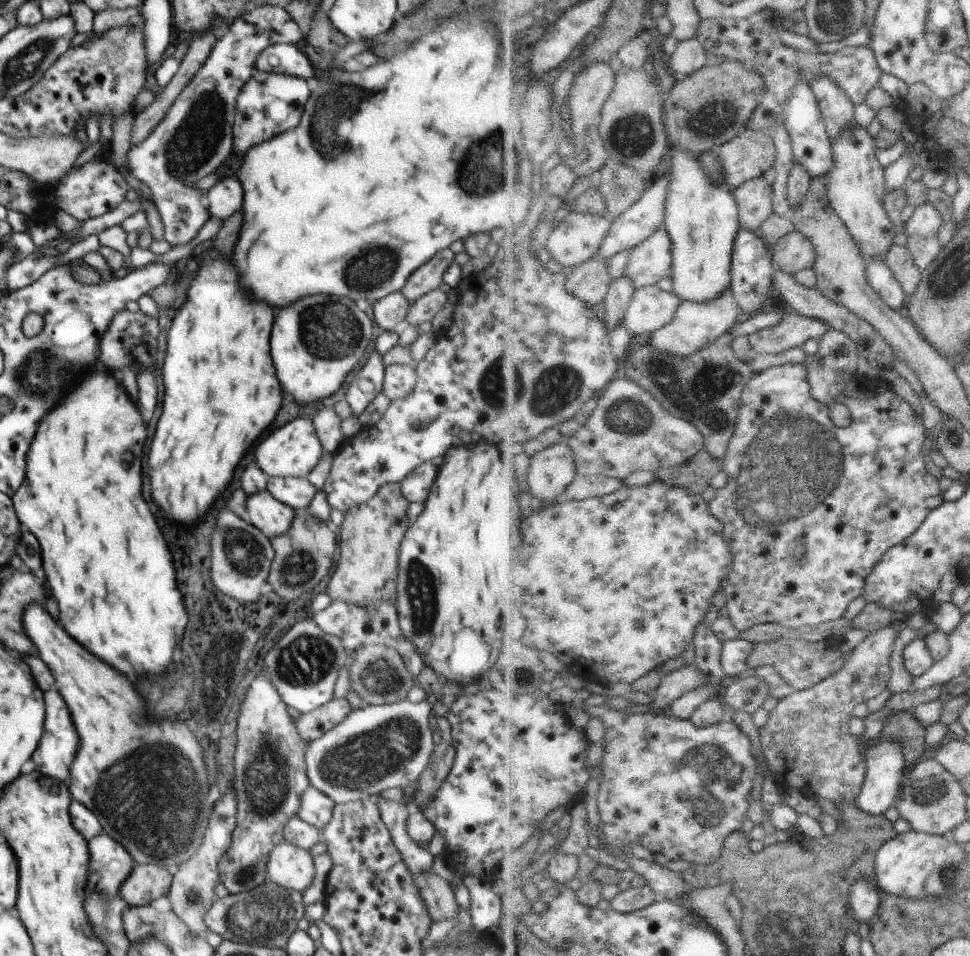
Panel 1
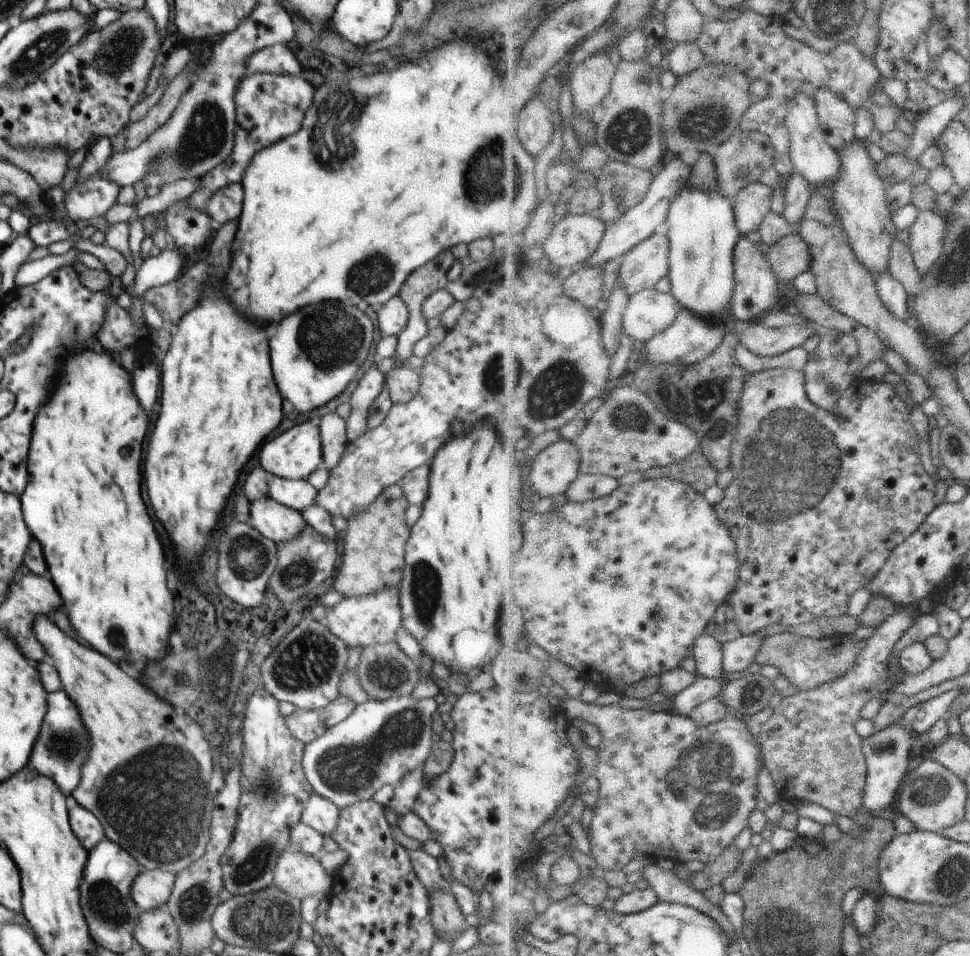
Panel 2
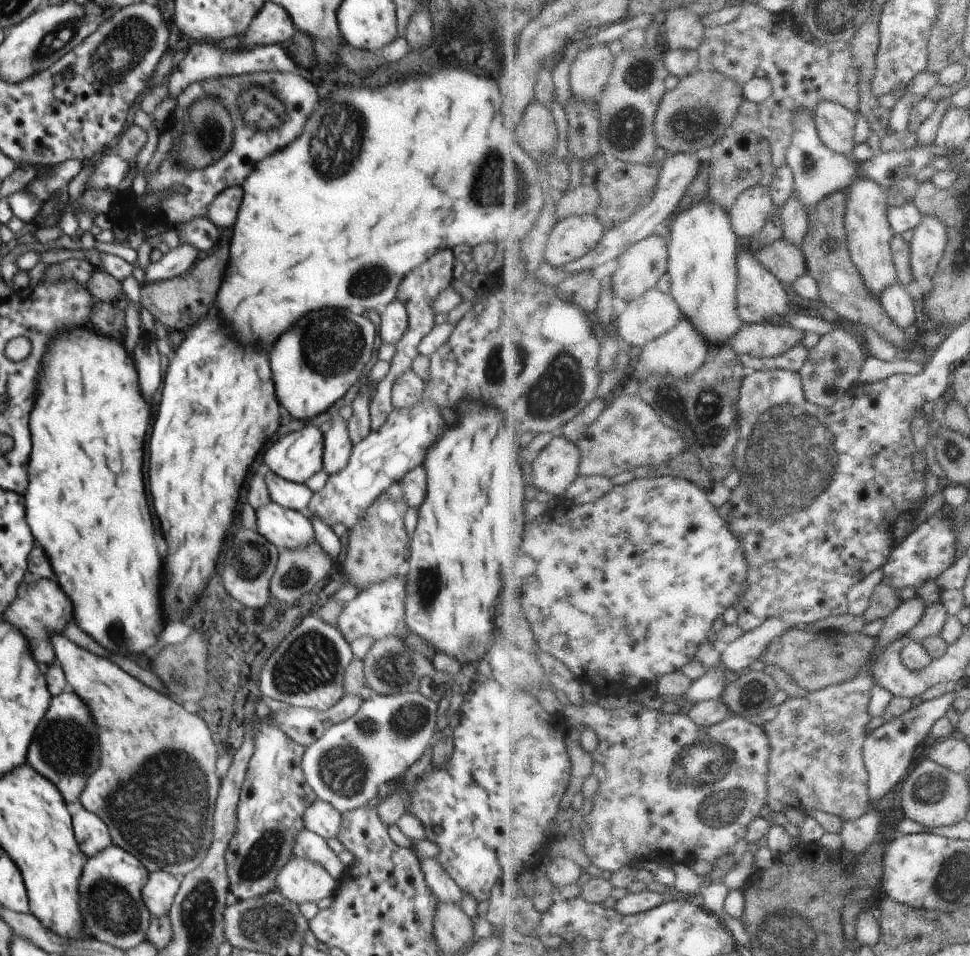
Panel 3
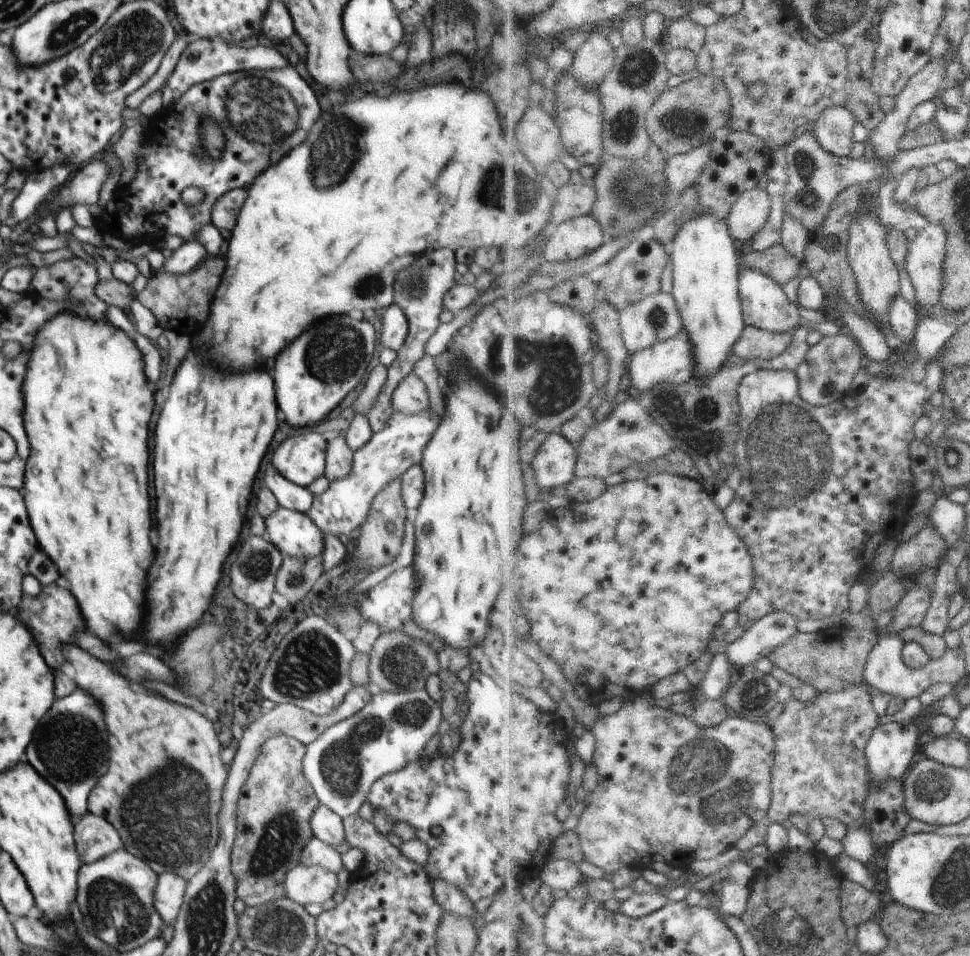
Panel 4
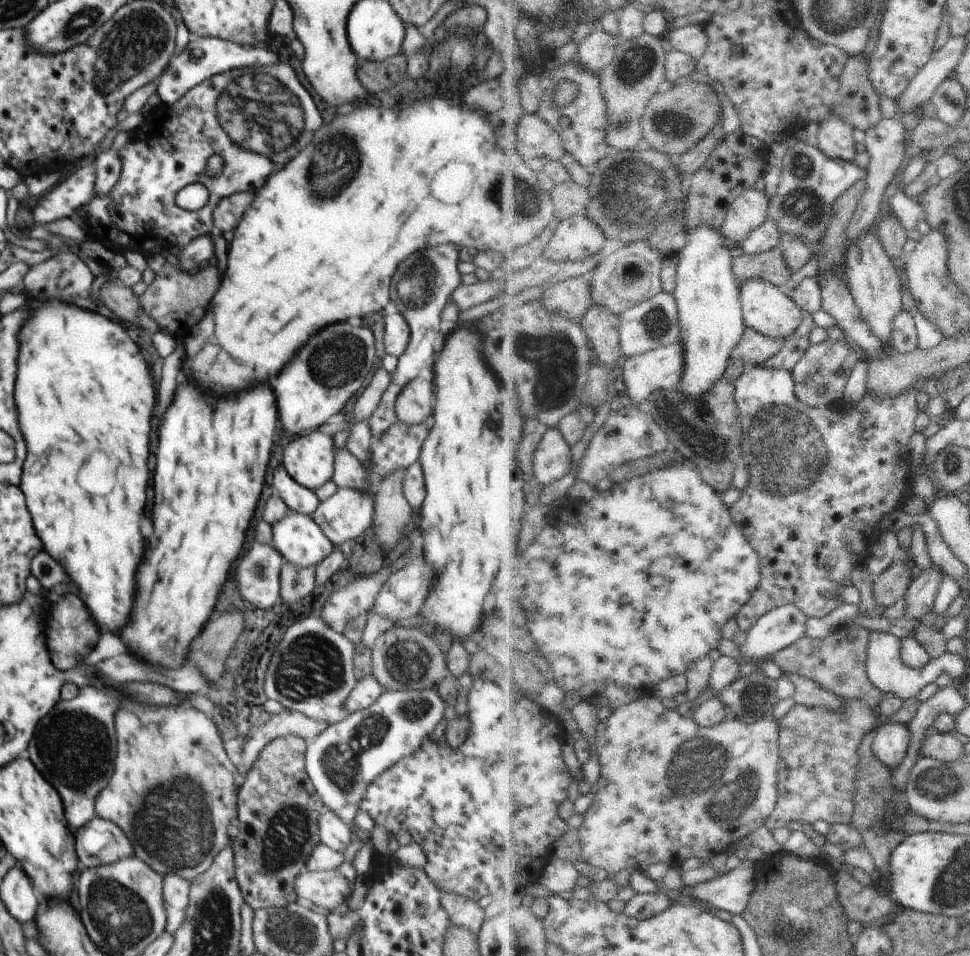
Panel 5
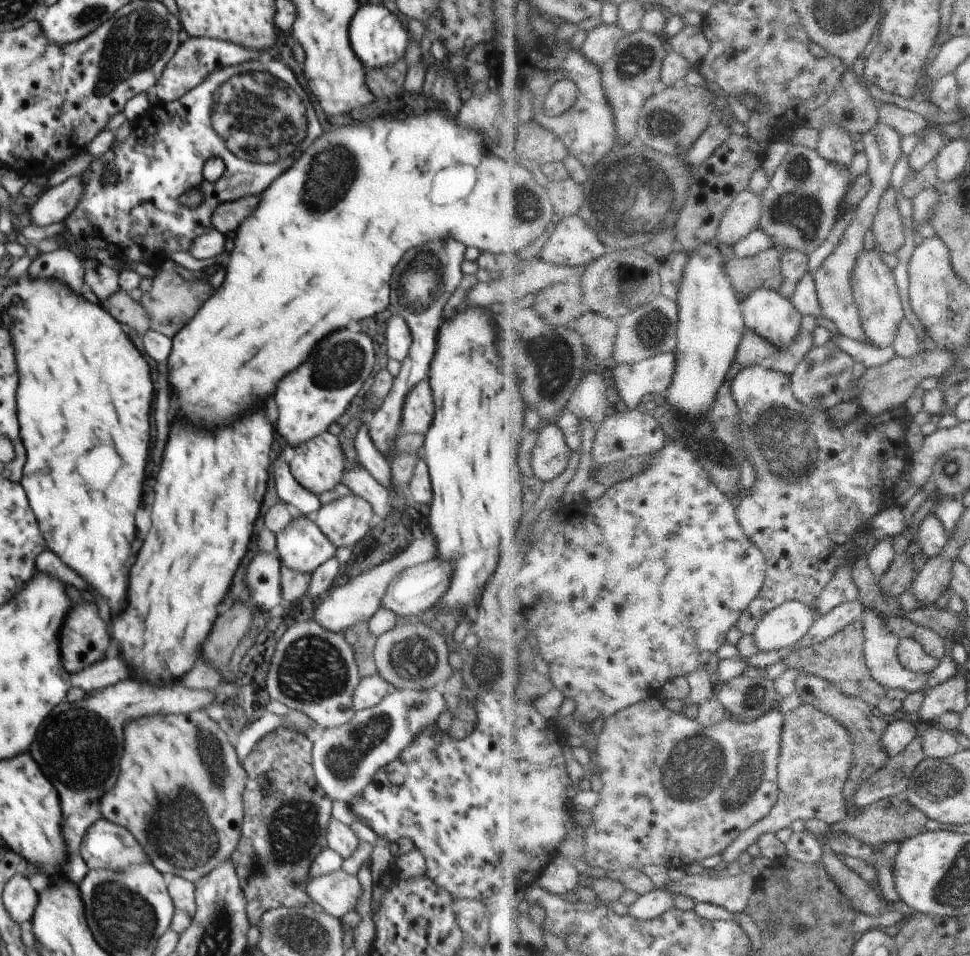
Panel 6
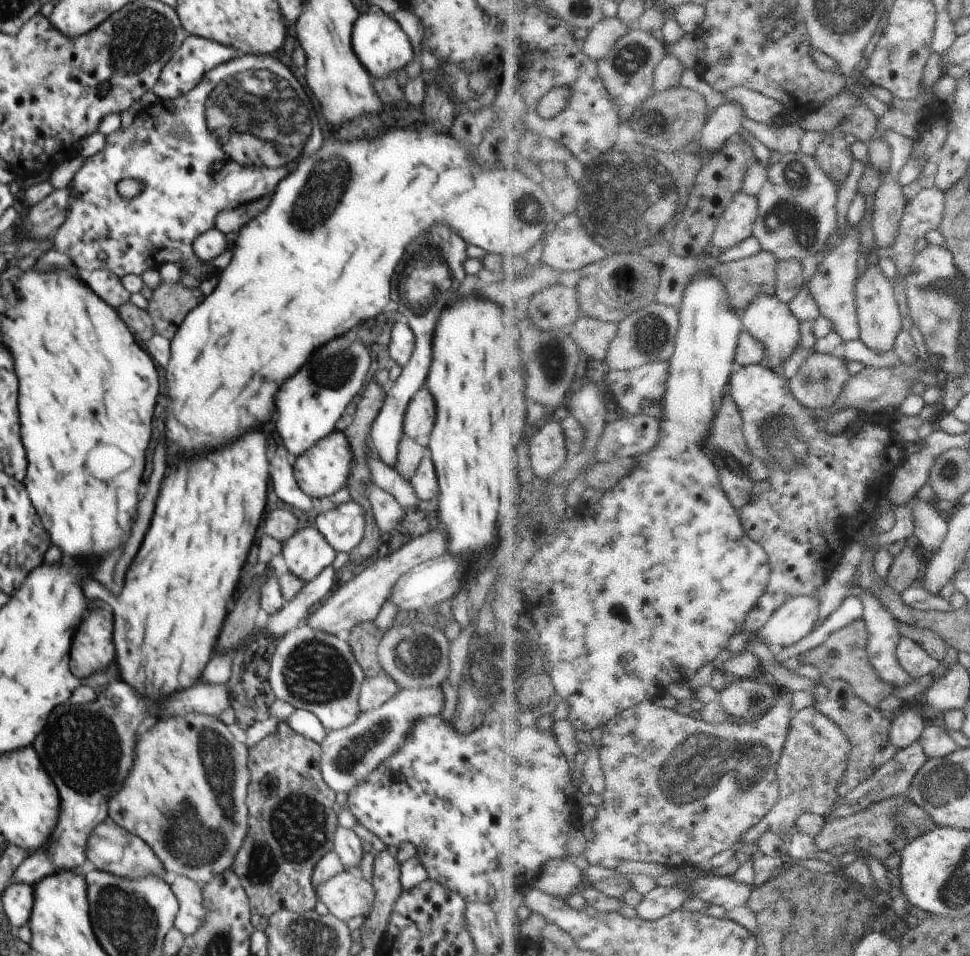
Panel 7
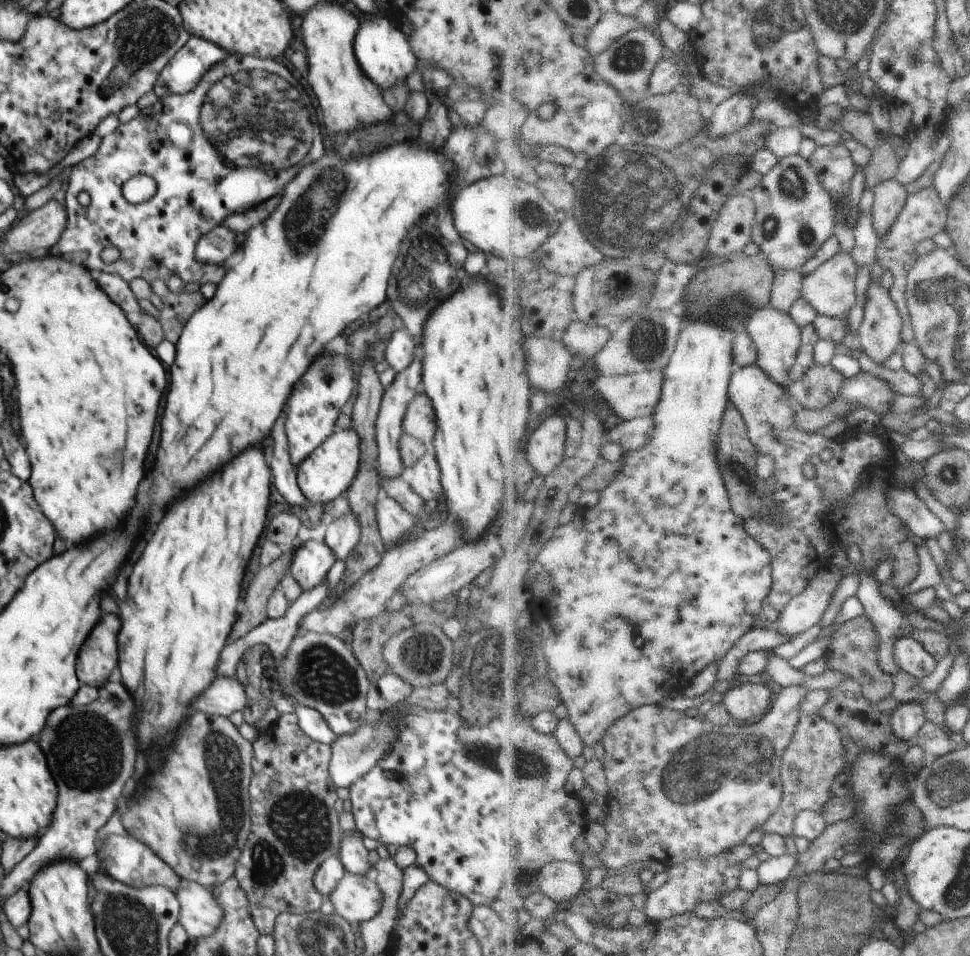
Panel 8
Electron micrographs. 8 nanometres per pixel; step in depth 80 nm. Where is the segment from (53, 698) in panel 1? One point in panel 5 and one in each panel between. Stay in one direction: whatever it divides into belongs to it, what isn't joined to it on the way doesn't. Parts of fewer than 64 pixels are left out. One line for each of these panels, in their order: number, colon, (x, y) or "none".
2: (62, 747)
3: (66, 754)
4: (69, 752)
5: (75, 746)

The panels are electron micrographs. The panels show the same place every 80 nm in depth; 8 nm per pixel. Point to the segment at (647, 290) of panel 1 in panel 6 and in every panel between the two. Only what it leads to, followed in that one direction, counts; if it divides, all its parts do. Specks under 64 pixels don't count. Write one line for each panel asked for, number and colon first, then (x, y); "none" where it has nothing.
2: (652, 312)
3: (656, 313)
4: (656, 319)
5: (655, 323)
6: (651, 330)

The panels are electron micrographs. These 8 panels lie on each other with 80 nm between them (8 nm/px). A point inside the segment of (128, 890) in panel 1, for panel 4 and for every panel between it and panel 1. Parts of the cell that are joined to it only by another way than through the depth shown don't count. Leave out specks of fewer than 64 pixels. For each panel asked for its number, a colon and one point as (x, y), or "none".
2: (151, 888)
3: (159, 892)
4: (170, 889)

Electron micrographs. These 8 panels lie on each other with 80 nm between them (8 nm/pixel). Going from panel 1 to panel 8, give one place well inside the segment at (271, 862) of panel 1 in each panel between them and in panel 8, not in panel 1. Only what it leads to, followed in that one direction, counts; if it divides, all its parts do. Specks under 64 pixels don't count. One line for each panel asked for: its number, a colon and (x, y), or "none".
2: (301, 875)
3: (301, 880)
4: (304, 884)
5: (328, 889)
6: (339, 892)
7: (348, 894)
8: (357, 898)

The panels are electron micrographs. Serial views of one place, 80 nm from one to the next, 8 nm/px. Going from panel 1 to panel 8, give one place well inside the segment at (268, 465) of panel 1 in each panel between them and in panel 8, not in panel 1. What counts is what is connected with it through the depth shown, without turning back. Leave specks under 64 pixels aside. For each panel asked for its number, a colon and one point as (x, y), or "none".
2: (295, 454)
3: (296, 457)
4: (301, 459)
5: (310, 460)
6: (318, 465)
7: (321, 471)
8: (327, 473)

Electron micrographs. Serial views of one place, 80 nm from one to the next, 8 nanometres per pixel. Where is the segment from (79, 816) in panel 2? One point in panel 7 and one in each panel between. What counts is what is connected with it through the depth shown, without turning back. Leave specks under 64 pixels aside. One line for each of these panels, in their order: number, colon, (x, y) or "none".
3: (92, 835)
4: (94, 838)
5: (99, 842)
6: (106, 846)
7: (112, 849)

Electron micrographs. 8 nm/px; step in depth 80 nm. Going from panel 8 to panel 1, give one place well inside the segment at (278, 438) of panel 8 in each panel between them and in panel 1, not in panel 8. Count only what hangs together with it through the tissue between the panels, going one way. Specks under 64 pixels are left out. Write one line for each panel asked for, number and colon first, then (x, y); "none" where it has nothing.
1: (297, 493)
2: (299, 495)
3: (292, 495)
4: (290, 496)
5: (299, 499)
6: (302, 501)
7: (284, 483)

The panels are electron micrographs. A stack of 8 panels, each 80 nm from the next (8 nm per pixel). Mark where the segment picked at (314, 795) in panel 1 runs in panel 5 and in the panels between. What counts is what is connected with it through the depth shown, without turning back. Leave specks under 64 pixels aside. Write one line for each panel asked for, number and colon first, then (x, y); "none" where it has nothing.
2: (319, 813)
3: (321, 818)
4: (326, 825)
5: (334, 832)

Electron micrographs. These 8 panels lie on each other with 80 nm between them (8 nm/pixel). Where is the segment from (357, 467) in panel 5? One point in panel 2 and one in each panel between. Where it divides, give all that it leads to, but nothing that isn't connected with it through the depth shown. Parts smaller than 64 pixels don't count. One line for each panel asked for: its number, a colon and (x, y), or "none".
2: (332, 429)
3: (337, 446)
4: (339, 457)

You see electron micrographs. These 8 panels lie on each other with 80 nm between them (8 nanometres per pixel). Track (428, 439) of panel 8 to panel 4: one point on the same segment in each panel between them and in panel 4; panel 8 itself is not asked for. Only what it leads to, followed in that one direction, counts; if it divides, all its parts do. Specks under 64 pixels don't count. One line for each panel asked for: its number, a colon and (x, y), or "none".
4: (410, 397)
5: (413, 406)
6: (418, 409)
7: (418, 420)

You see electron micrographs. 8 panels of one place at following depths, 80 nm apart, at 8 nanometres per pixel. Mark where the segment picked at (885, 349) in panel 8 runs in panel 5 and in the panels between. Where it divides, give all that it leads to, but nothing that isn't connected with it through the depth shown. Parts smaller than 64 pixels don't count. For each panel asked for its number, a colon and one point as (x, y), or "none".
5: (874, 279)
6: (876, 290)
7: (881, 318)

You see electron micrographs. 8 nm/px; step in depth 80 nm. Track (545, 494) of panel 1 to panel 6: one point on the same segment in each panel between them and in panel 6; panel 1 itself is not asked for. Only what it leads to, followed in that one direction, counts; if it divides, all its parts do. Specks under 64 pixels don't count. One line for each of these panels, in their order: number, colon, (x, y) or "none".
2: (553, 472)
3: (559, 466)
4: (556, 464)
5: (553, 461)
6: (552, 454)

